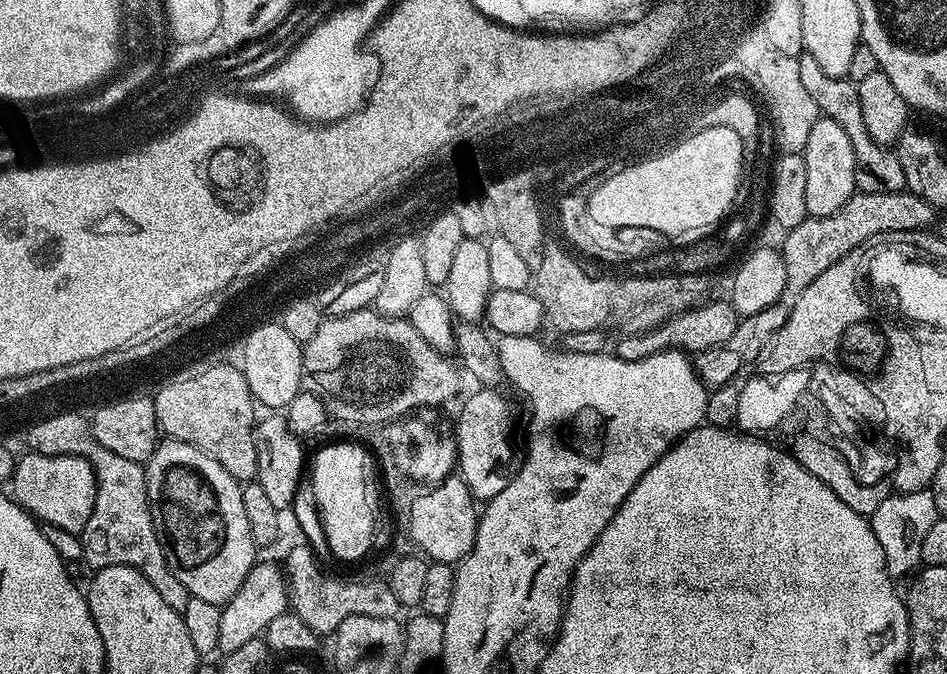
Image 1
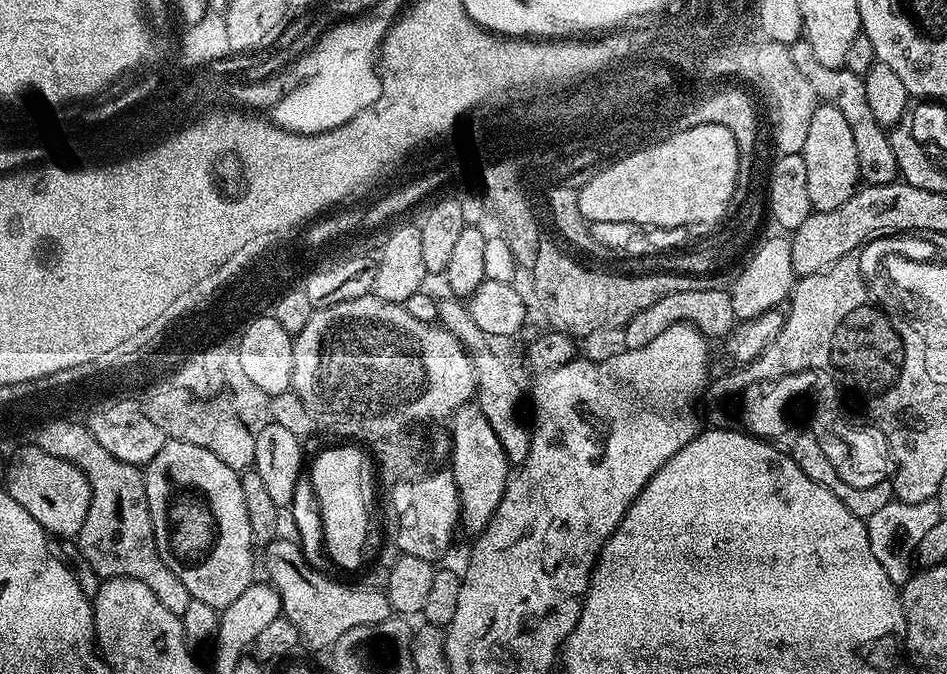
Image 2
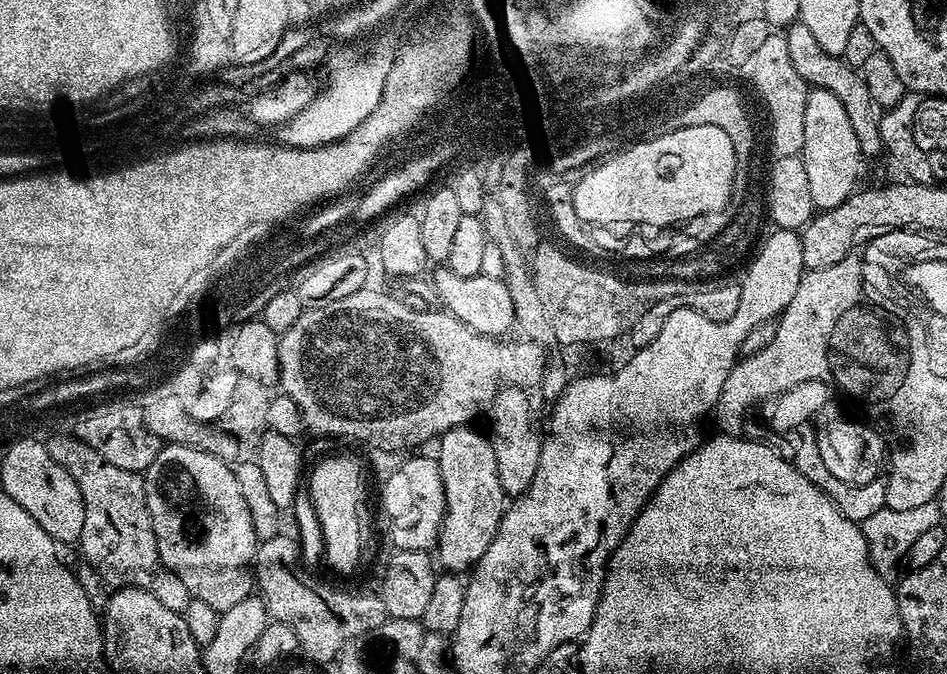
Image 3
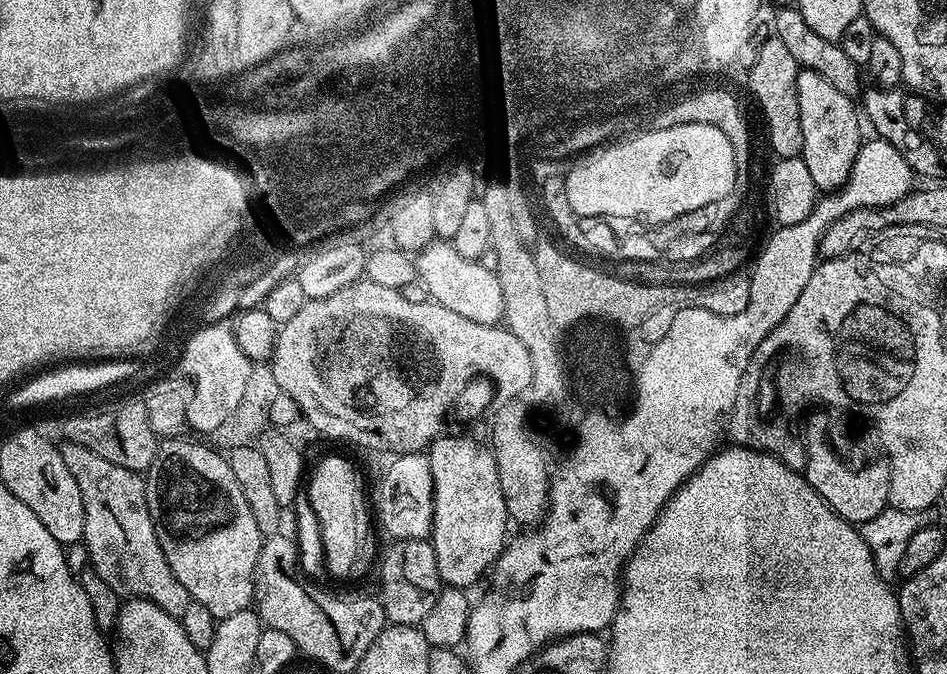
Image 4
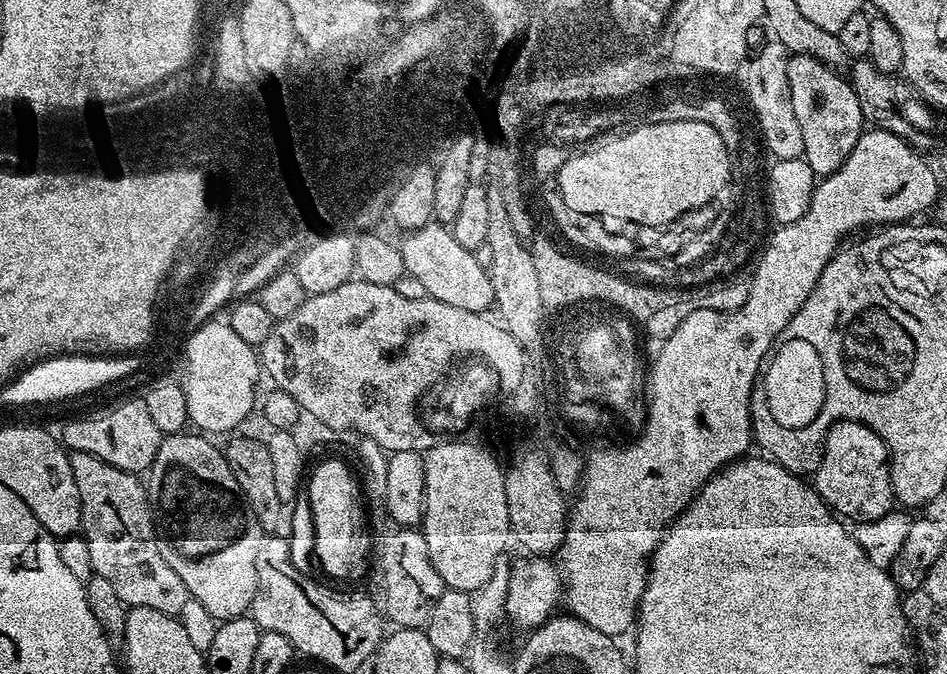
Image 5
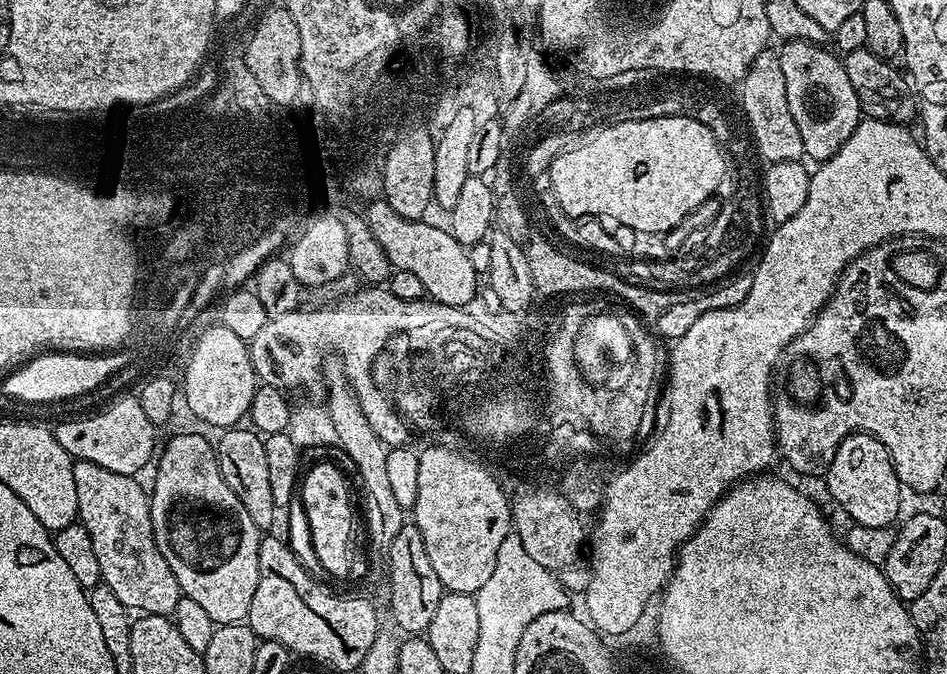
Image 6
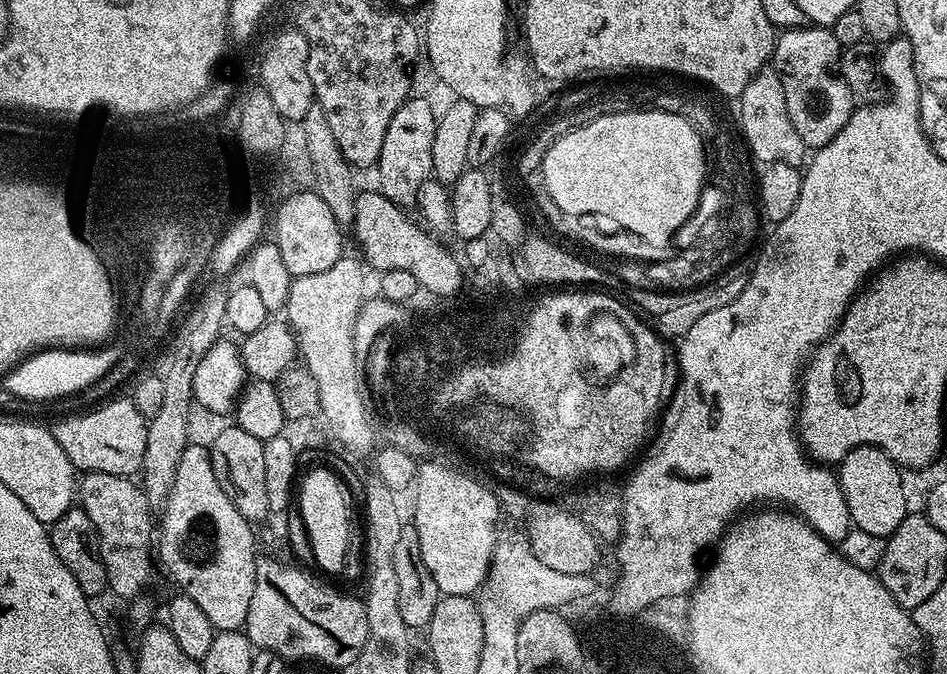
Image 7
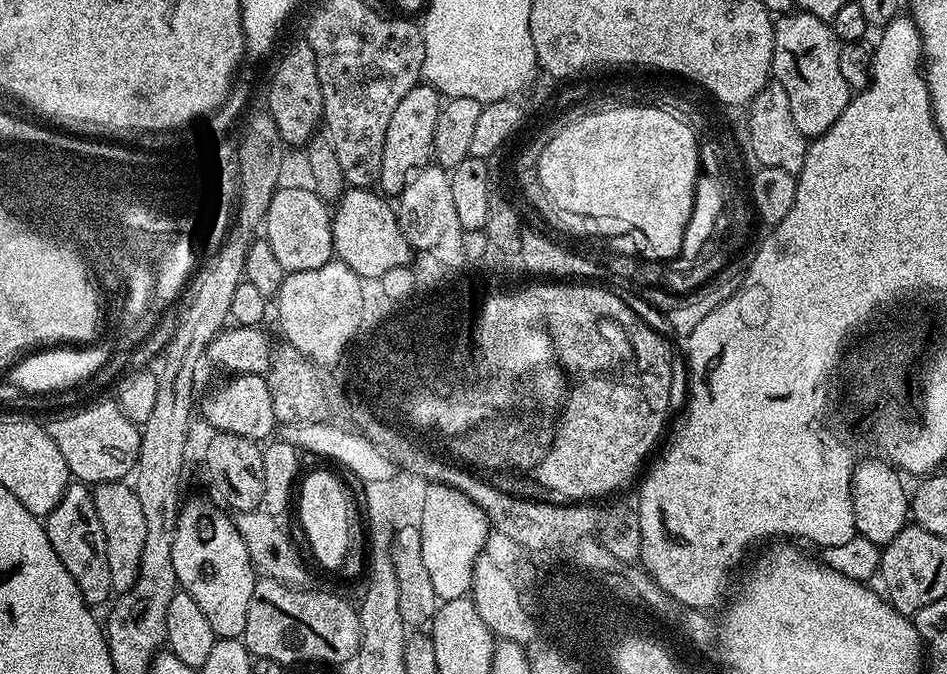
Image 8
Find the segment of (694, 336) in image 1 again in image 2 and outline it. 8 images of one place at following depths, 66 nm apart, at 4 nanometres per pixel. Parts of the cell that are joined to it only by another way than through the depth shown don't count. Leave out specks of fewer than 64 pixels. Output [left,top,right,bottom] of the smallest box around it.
[622,286,738,349]

